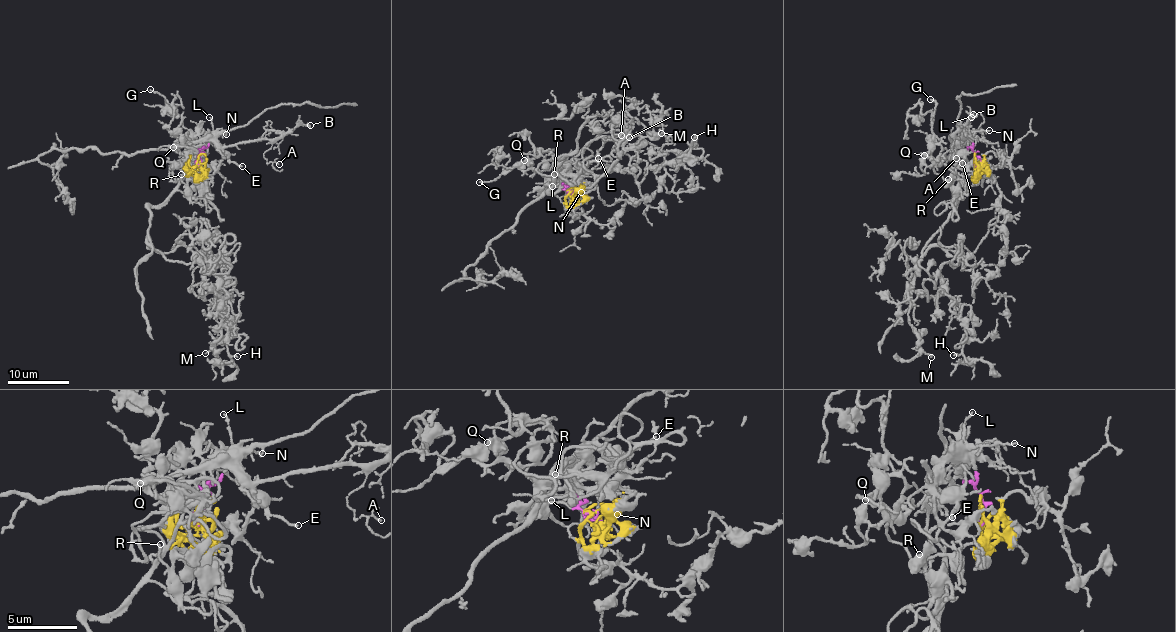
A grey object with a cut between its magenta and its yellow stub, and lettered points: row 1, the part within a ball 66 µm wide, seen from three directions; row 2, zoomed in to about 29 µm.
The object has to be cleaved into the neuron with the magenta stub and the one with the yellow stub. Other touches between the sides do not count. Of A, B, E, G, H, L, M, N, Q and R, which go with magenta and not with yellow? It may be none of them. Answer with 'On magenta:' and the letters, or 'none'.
On magenta: A, B, E, L, N

